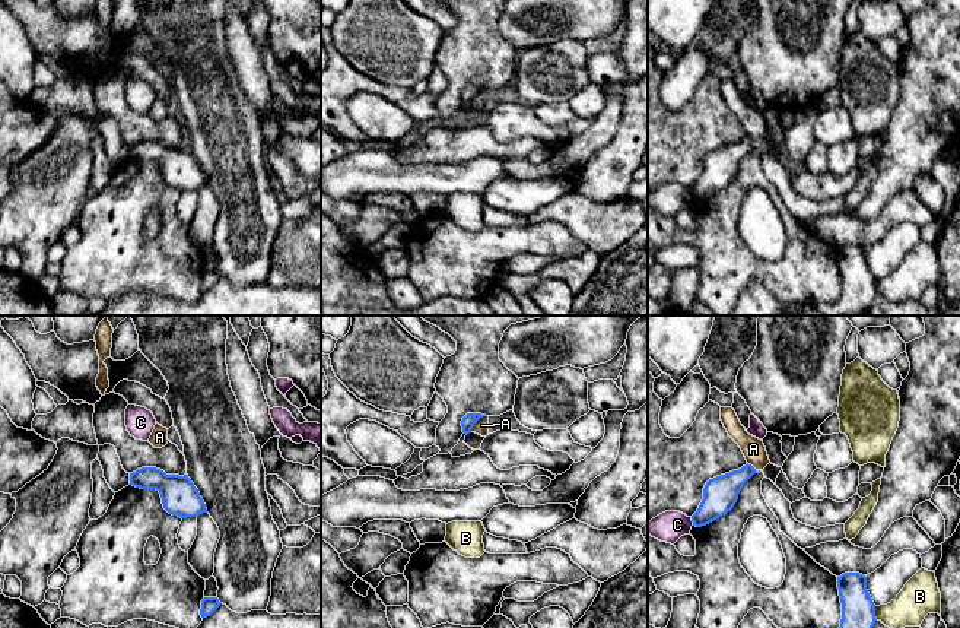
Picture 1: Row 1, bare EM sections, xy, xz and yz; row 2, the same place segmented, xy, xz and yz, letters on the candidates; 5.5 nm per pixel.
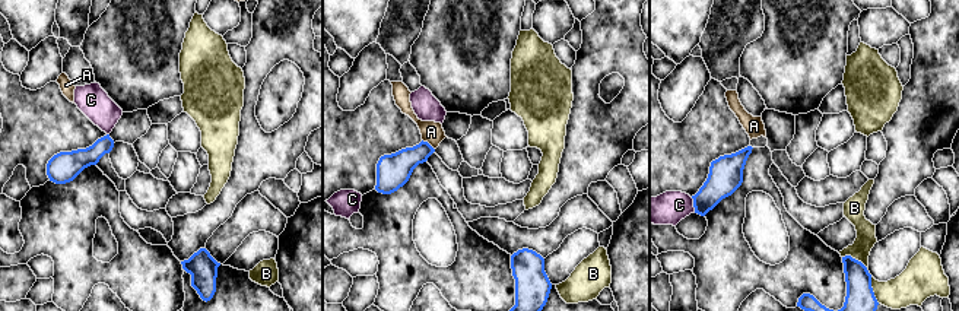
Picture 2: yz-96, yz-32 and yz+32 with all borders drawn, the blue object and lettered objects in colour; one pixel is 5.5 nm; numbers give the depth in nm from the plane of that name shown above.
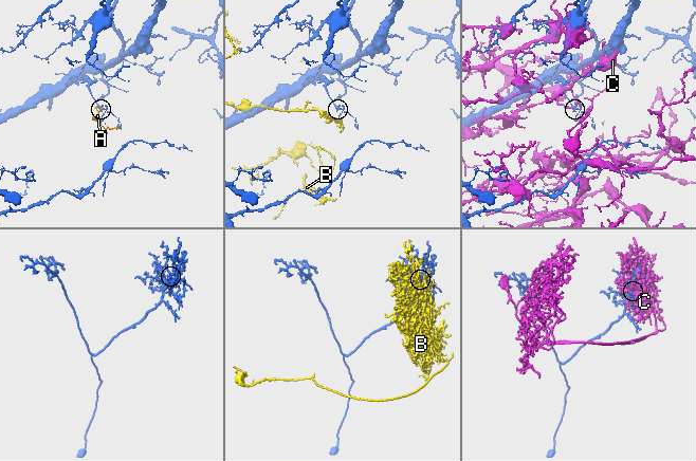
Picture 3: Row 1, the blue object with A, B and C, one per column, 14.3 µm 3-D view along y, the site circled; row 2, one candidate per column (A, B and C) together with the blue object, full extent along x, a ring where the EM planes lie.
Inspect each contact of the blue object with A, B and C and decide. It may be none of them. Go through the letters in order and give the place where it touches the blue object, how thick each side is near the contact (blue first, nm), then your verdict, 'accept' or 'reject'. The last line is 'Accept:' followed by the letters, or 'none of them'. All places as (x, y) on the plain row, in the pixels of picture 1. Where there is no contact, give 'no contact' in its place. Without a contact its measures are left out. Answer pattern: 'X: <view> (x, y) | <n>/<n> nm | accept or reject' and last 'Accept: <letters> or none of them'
A: xz (476, 94) | 70/80 nm | reject
B: yz (874, 286) | 190/200 nm | reject
C: yz (692, 193) | 190/170 nm | reject
Accept: none of them

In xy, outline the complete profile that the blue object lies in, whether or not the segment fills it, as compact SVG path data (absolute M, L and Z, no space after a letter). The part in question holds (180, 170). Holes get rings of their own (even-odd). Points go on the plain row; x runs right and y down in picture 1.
M142 140L130 146L130 158L140 162L156 162L163 181L172 188L187 191L207 185L206 177L188 148L166 148L156 140Z

